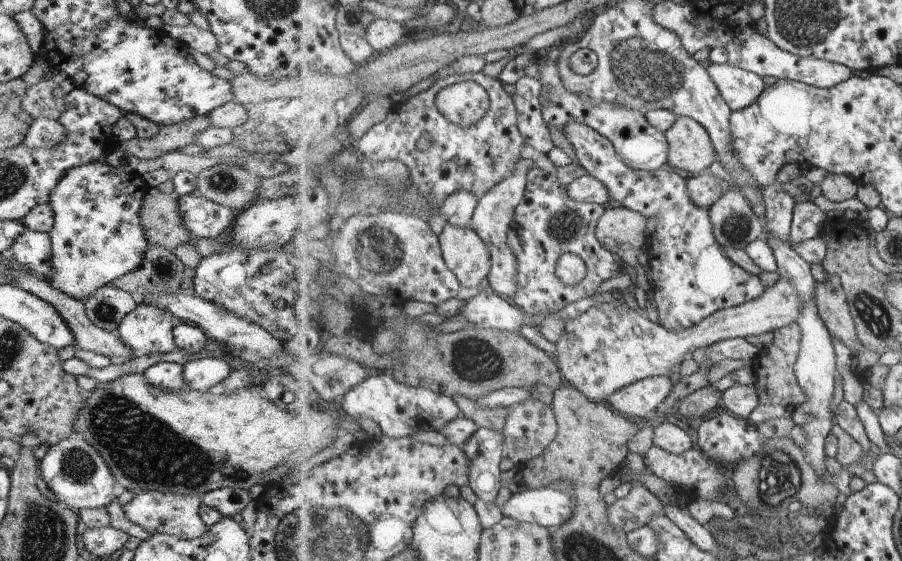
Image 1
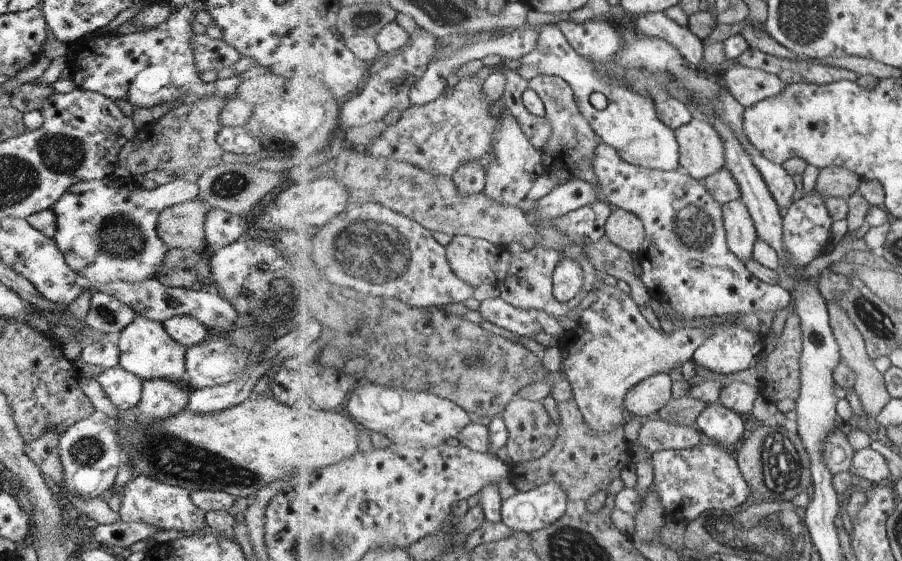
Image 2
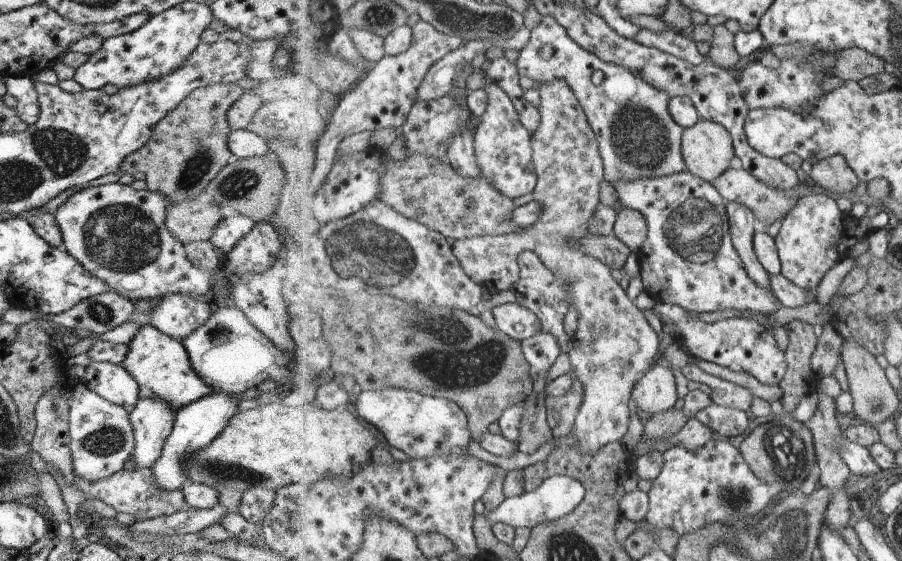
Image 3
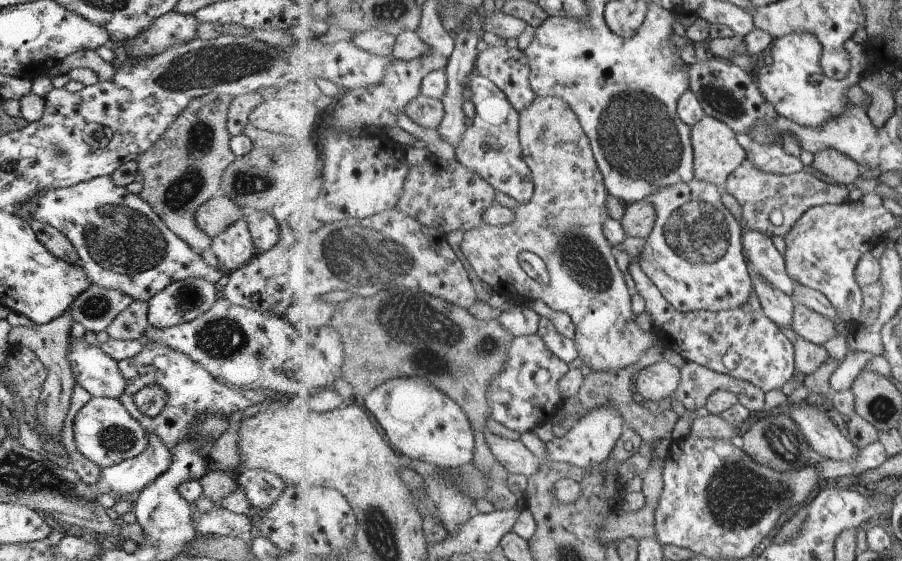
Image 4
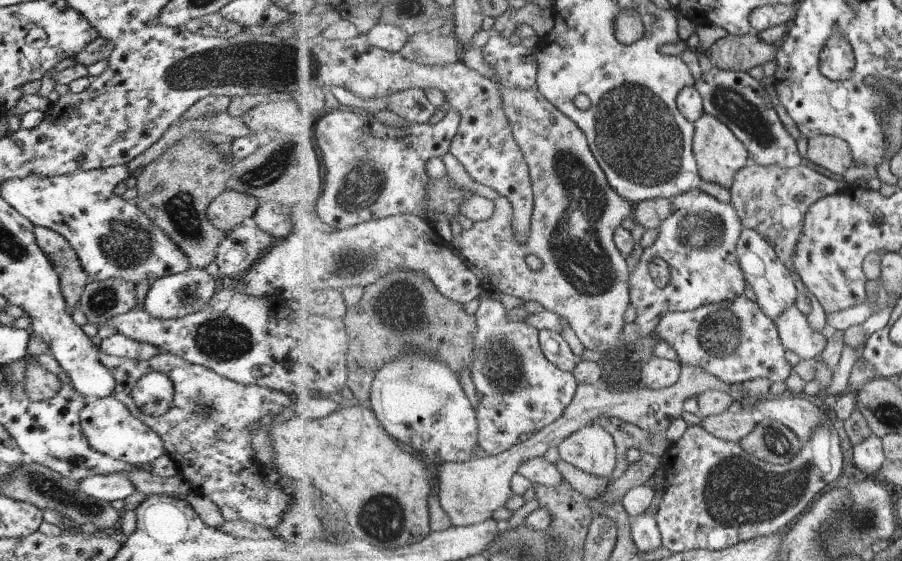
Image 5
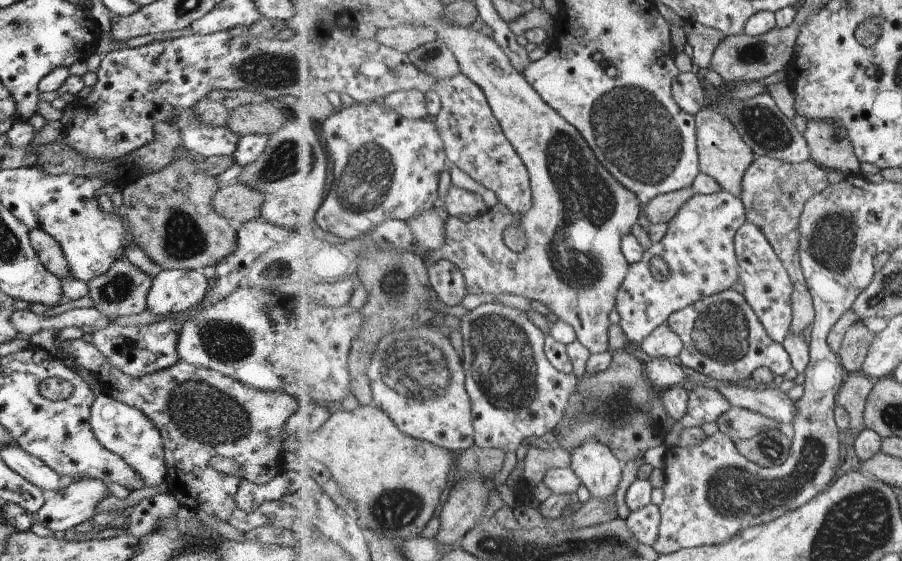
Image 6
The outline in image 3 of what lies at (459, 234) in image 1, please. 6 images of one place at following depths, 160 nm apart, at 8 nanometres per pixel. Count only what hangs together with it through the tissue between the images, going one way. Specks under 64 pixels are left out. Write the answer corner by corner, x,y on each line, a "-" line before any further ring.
520,76
519,84
523,90
533,88
541,95
541,124
539,130
531,135
531,142
533,164
538,173
534,200
544,204
544,211
538,223
518,233
456,239
453,243
454,253
471,280
492,293
516,290
520,279
518,256
526,250
535,251
562,280
563,286
572,288
579,321
575,335
571,337
576,343
569,352
569,358
571,370
584,384
584,398
576,416
575,432
582,451
599,456
598,450
620,441
629,432
629,402
639,380
654,366
655,356
659,354
660,336
649,324
643,310
635,306
627,292
611,276
611,269
607,265
572,250
565,243
567,239
574,242
591,233
588,220
598,207
599,186
601,180
605,180
598,134
591,126
578,96
565,79
542,86
539,81

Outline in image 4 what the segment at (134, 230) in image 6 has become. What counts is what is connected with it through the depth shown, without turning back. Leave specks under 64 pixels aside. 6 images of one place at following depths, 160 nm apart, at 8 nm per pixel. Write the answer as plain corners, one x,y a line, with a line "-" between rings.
208,92
191,99
185,108
167,125
164,133
142,152
134,161
136,172
142,176
142,189
138,194
147,201
155,214
165,223
165,226
186,242
191,250
201,254
209,249
211,238
197,228
194,221
196,208
207,199
217,195
220,188
220,178
226,166
236,157
228,147
230,134
226,129
226,112
232,97
226,94

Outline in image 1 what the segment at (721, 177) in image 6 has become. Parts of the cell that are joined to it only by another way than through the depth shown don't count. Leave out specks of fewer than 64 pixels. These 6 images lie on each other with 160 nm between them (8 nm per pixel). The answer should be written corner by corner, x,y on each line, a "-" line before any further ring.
678,116
664,133
670,148
667,165
681,173
699,175
717,160
710,132
695,119

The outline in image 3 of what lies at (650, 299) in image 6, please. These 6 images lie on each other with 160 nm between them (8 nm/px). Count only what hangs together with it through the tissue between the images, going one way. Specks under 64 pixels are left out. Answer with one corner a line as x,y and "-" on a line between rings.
689,170
669,176
619,179
613,186
617,206
638,210
646,218
648,237
642,246
643,269
640,274
643,288
656,302
682,306
688,311
715,312
715,310
748,310
767,316
783,306
779,297
754,281
744,267
741,256
734,247
730,233
727,202
710,182
693,176

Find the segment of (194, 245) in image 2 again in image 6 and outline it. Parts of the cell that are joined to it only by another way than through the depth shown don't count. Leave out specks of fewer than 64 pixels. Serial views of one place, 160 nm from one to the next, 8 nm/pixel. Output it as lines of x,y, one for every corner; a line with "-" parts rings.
233,181
217,190
212,198
214,211
233,225
243,224
260,216
265,195

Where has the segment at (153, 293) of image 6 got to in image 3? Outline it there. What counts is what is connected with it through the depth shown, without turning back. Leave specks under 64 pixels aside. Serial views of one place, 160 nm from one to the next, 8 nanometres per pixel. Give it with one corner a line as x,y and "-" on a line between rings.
166,295
152,308
150,324
180,341
209,318
213,307
213,302
199,302
189,295

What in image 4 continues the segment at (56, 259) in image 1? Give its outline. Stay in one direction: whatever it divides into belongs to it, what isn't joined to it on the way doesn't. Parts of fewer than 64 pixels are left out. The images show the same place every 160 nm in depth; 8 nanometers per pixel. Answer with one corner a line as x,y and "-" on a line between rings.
107,175
81,181
70,187
45,191
31,197
24,205
29,206
31,219
50,224
70,240
71,246
77,253
79,265
91,284
121,291
133,301
147,303
154,294
175,281
195,277
215,284
223,274
227,273
219,266
212,267
203,262
195,250
191,250
186,242
165,226
147,201
141,199
139,195
129,193
123,187
115,186
111,177

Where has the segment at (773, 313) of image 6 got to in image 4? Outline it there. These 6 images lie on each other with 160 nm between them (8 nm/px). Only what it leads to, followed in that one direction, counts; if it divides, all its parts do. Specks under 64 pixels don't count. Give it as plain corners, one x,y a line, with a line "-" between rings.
748,230
743,236
749,269
761,273
774,287
792,296
795,282
787,272
785,256
775,248
767,233

